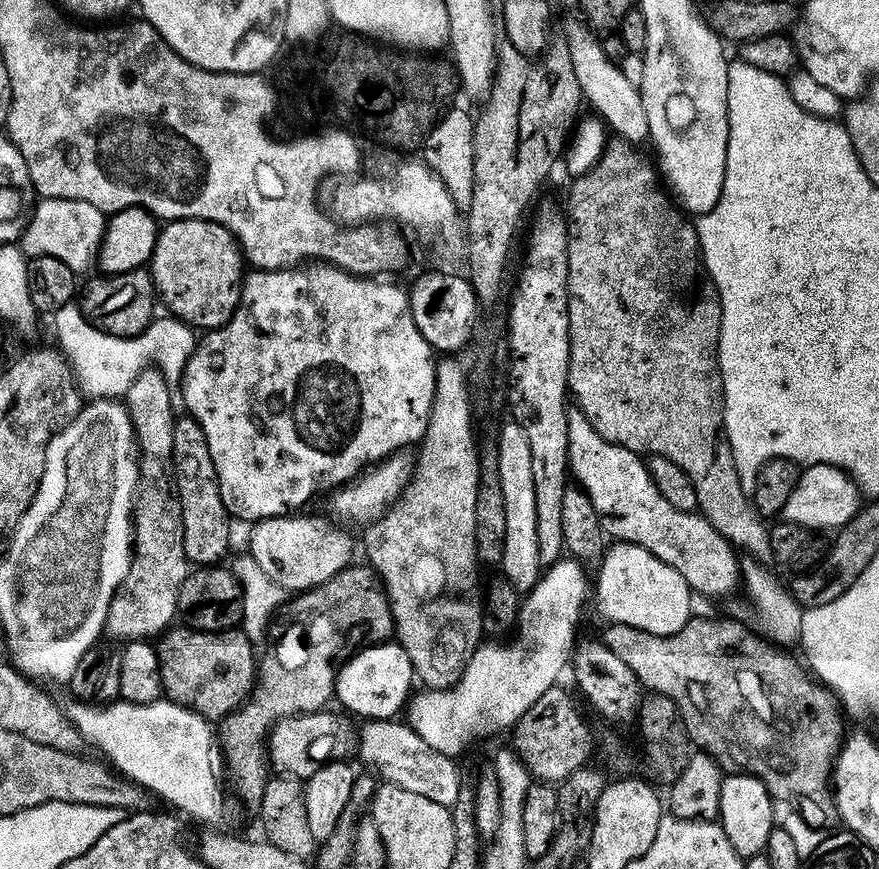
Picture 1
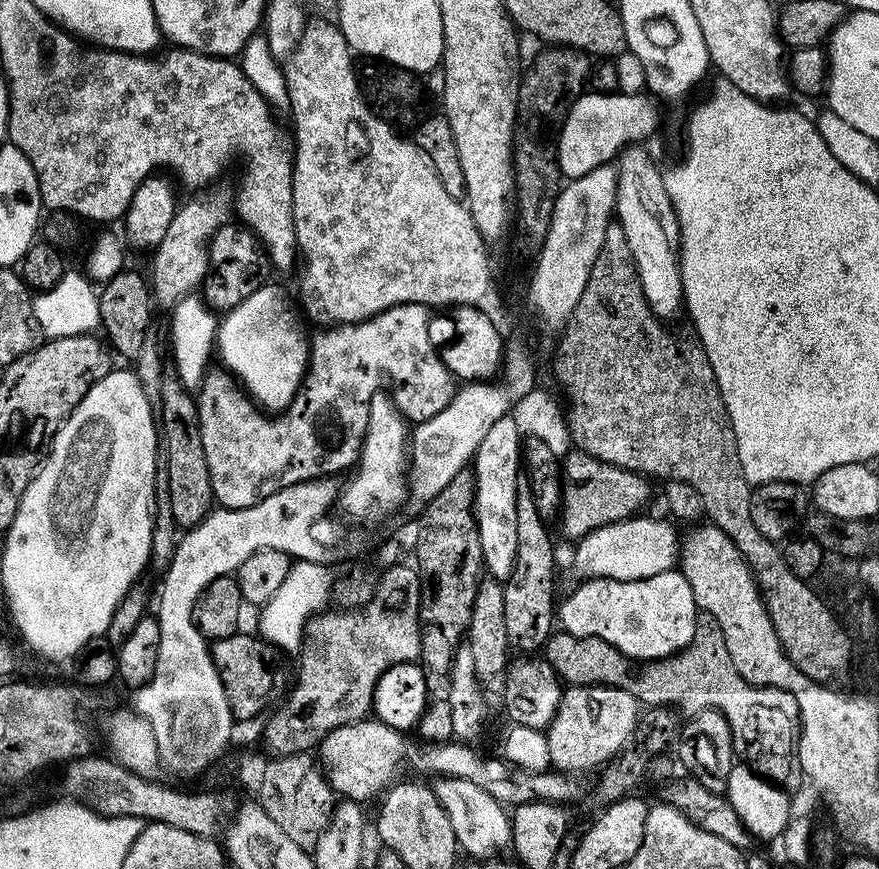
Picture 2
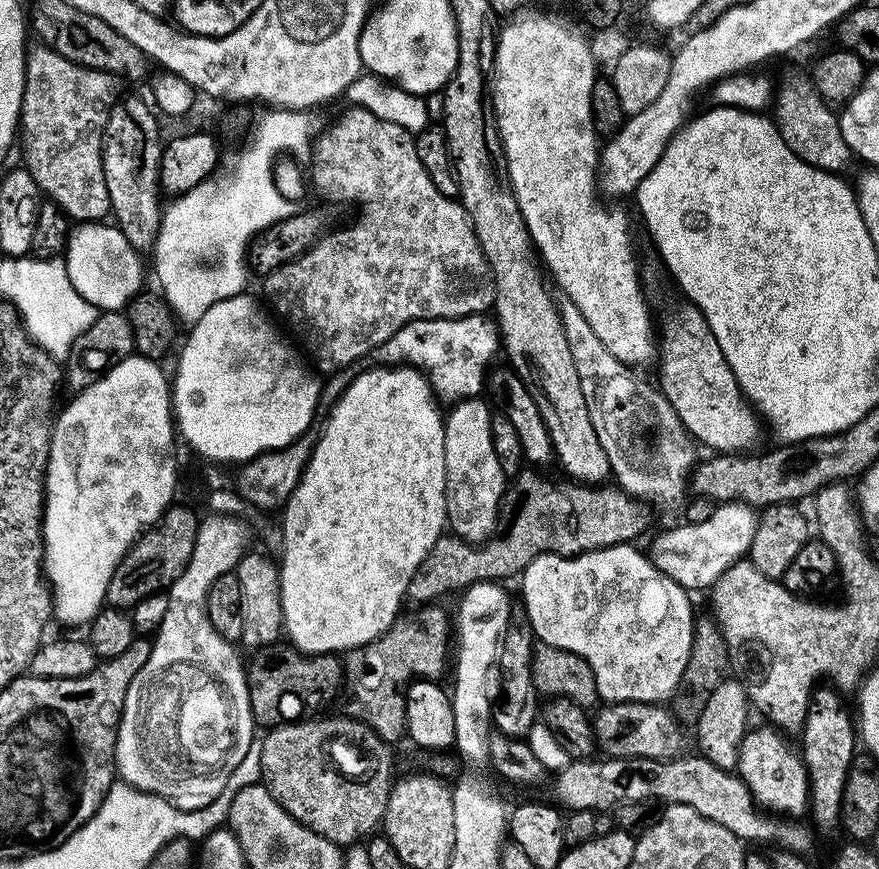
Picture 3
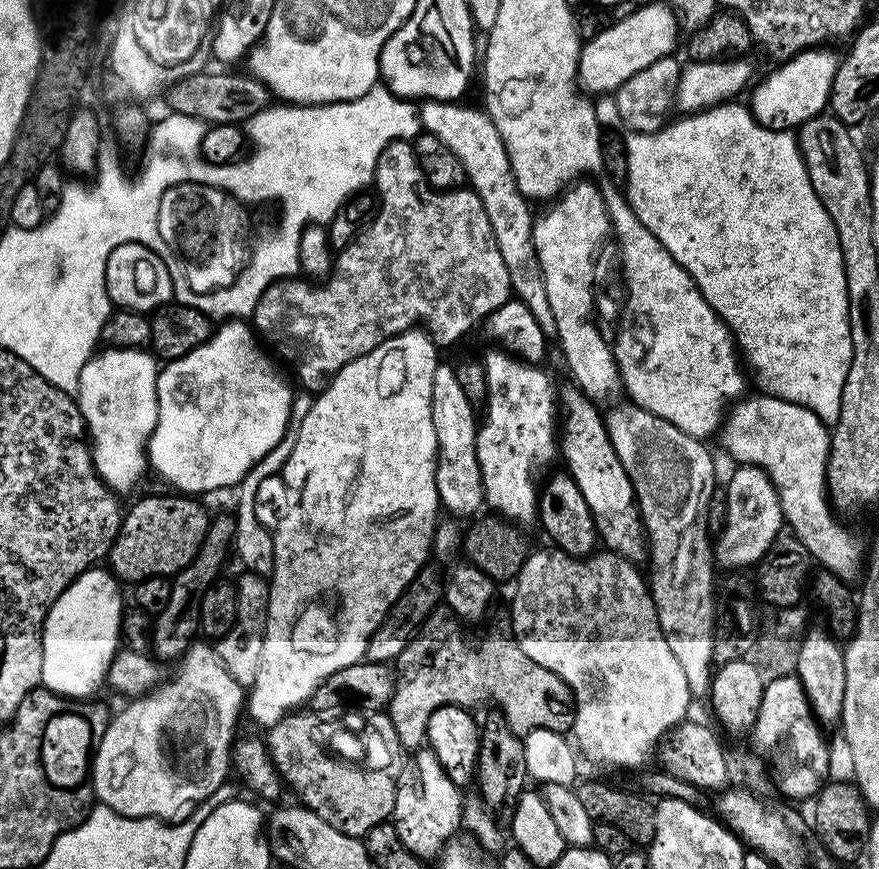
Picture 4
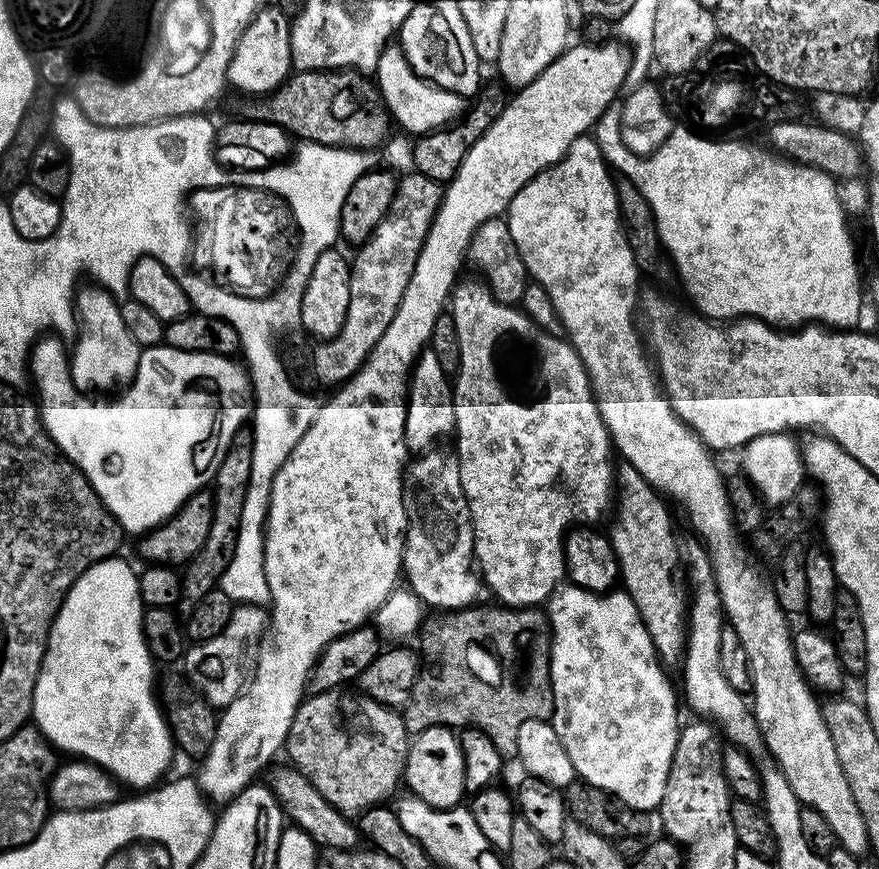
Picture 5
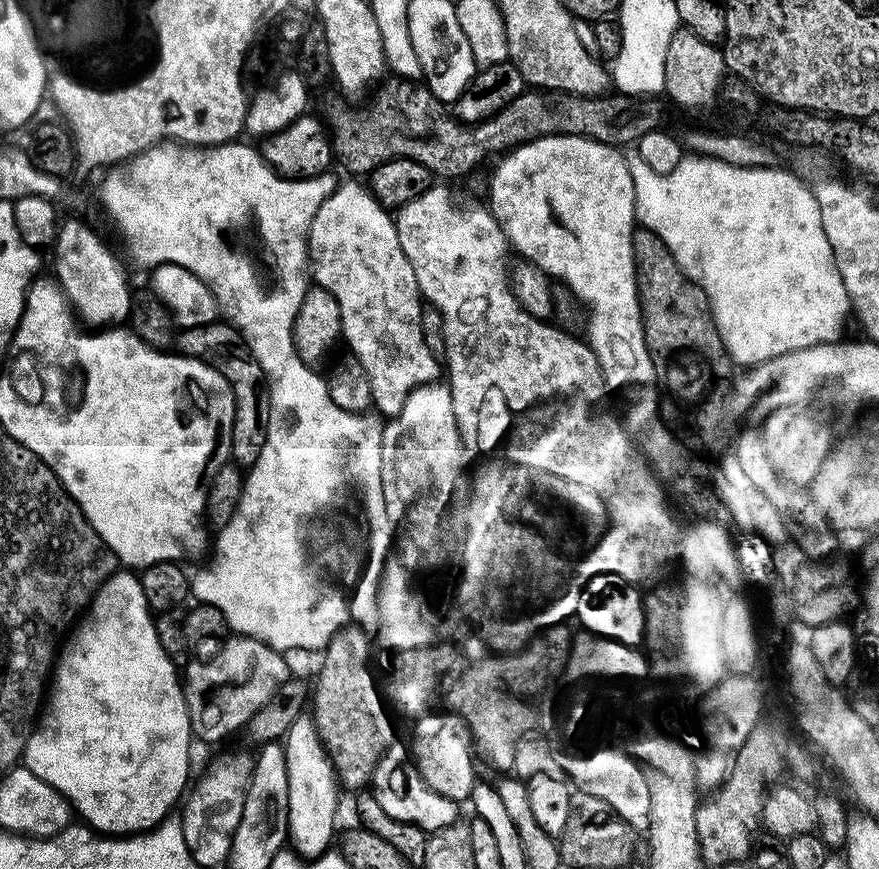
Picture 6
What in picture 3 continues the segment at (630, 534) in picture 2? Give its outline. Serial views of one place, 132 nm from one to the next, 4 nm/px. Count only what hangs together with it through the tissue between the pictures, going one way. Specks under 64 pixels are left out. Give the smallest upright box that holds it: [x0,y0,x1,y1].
[650,502,758,591]

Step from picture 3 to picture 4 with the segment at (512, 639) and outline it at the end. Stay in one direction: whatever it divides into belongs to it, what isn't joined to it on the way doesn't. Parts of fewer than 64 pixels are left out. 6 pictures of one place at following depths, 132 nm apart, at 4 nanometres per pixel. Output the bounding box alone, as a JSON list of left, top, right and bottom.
[476,710,528,826]

